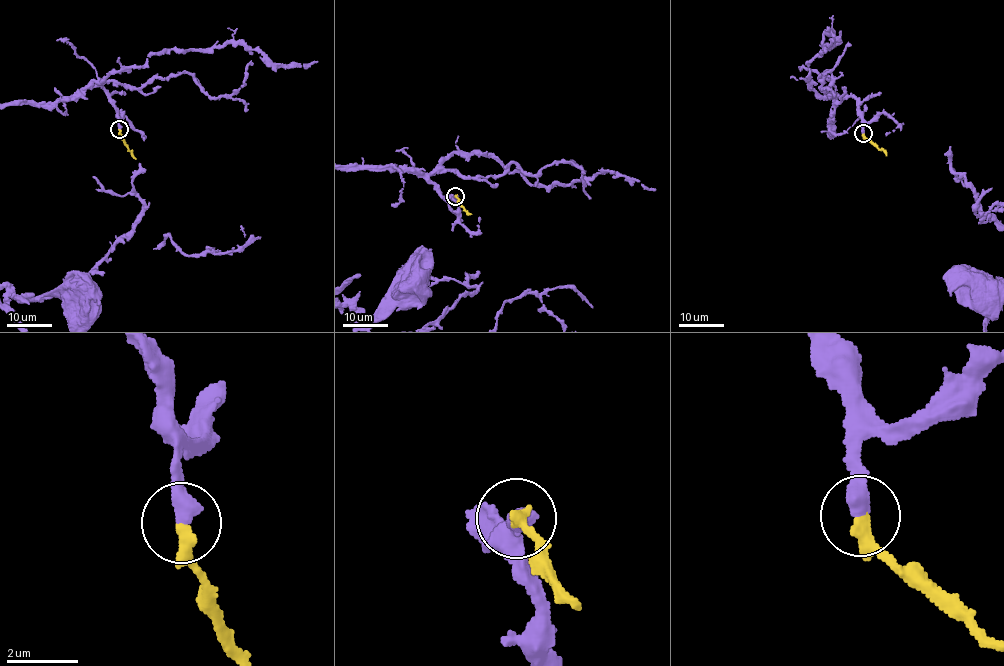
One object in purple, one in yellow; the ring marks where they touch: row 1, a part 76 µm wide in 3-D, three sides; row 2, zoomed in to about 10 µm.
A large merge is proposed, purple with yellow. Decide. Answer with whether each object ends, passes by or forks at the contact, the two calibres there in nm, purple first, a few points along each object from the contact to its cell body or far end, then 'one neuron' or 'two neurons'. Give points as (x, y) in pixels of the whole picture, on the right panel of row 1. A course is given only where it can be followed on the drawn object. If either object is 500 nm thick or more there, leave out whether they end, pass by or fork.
purple ends there; yellow ends there; 480 nm thick on the purple side, 380 nm on the other; yellow runs (863, 133), (887, 155); one neuron

